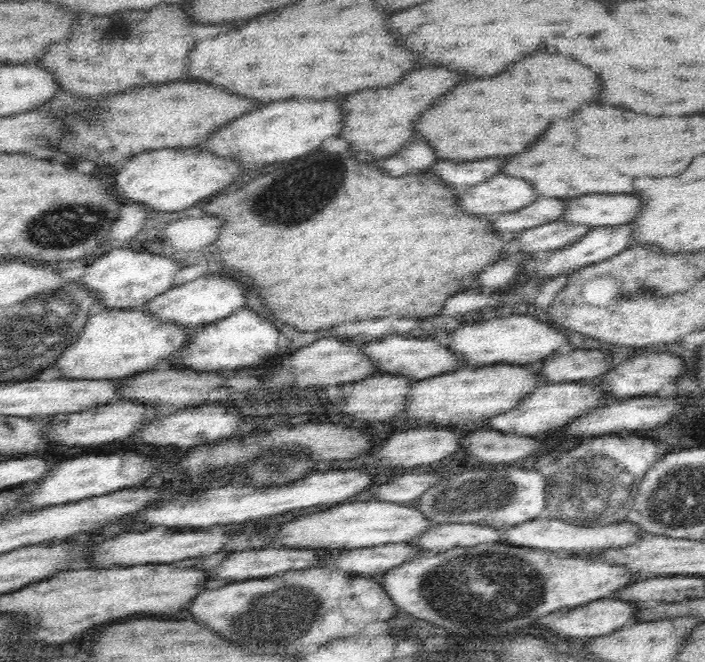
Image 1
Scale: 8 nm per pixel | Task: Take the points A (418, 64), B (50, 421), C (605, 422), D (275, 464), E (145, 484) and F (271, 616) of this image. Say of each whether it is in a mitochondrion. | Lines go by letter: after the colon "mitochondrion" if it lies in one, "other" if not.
A: other
B: other
C: other
D: mitochondrion
E: other
F: mitochondrion

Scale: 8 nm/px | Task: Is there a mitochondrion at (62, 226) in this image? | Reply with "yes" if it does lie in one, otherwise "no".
yes

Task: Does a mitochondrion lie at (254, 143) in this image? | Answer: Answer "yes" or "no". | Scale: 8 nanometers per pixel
no

